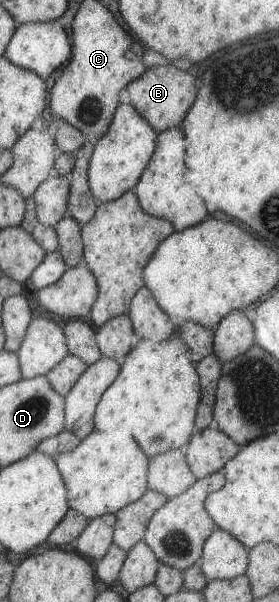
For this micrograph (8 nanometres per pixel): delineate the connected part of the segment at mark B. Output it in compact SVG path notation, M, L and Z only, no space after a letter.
M174 65L151 66L124 89L134 110L157 132L177 127L192 106L197 95L194 77Z

